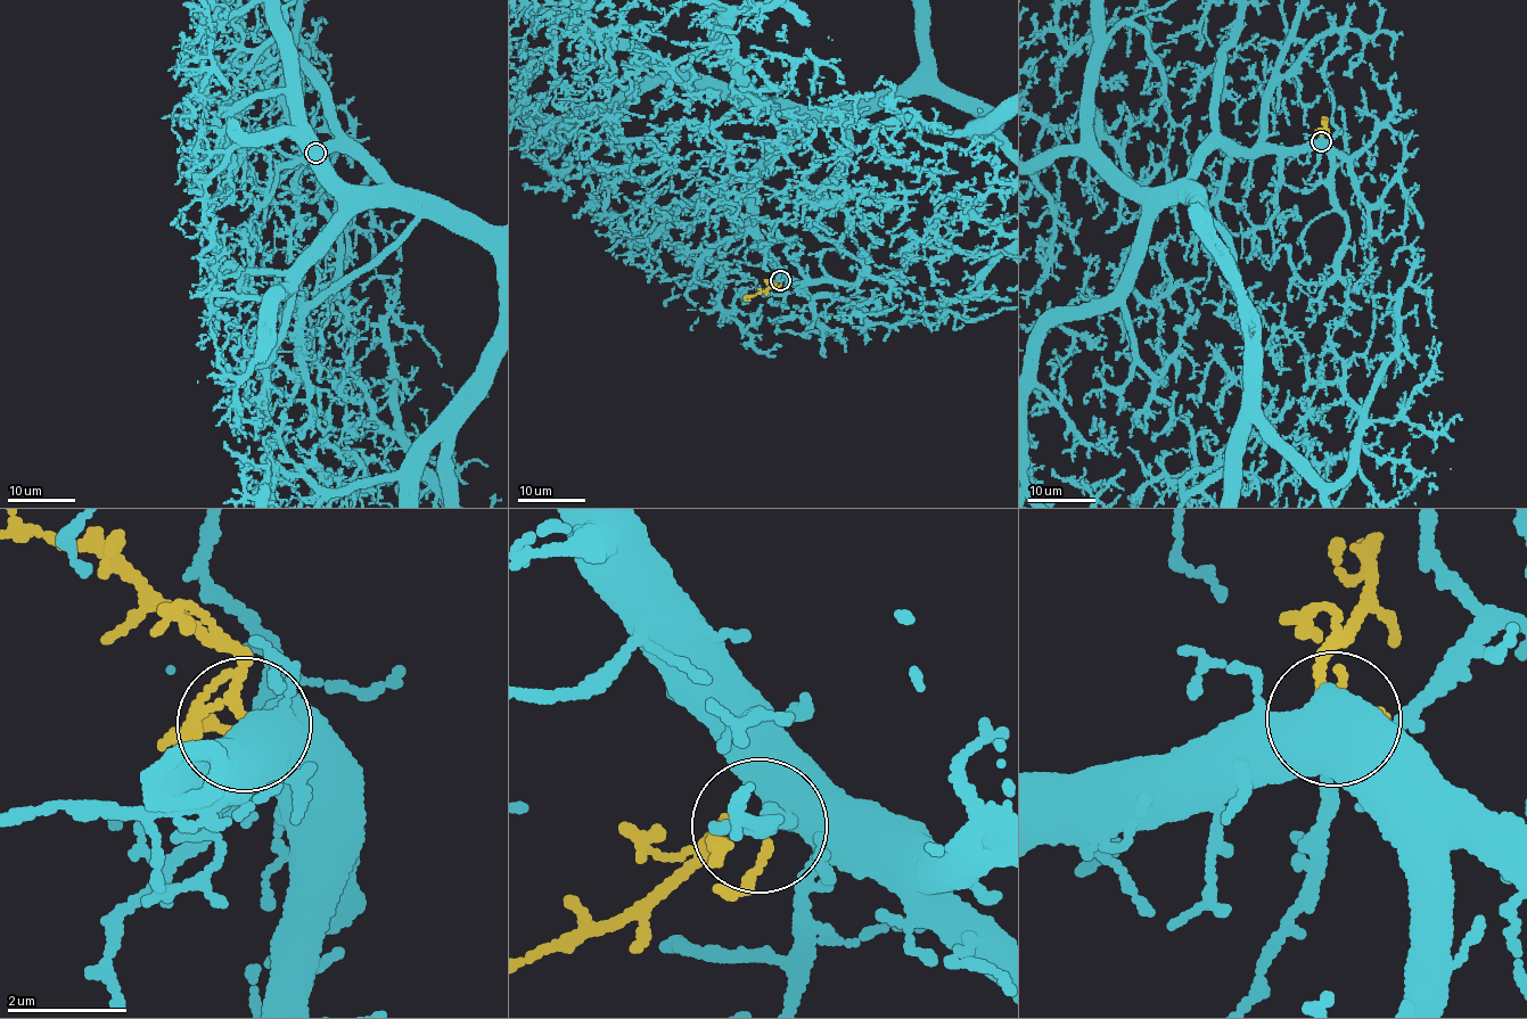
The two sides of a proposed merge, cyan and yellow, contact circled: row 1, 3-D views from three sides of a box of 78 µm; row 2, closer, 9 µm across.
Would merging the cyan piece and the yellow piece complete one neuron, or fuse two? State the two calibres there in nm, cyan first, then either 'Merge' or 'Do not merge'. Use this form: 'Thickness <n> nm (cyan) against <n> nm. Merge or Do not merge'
Thickness 600 nm (cyan) against 120 nm. Merge

